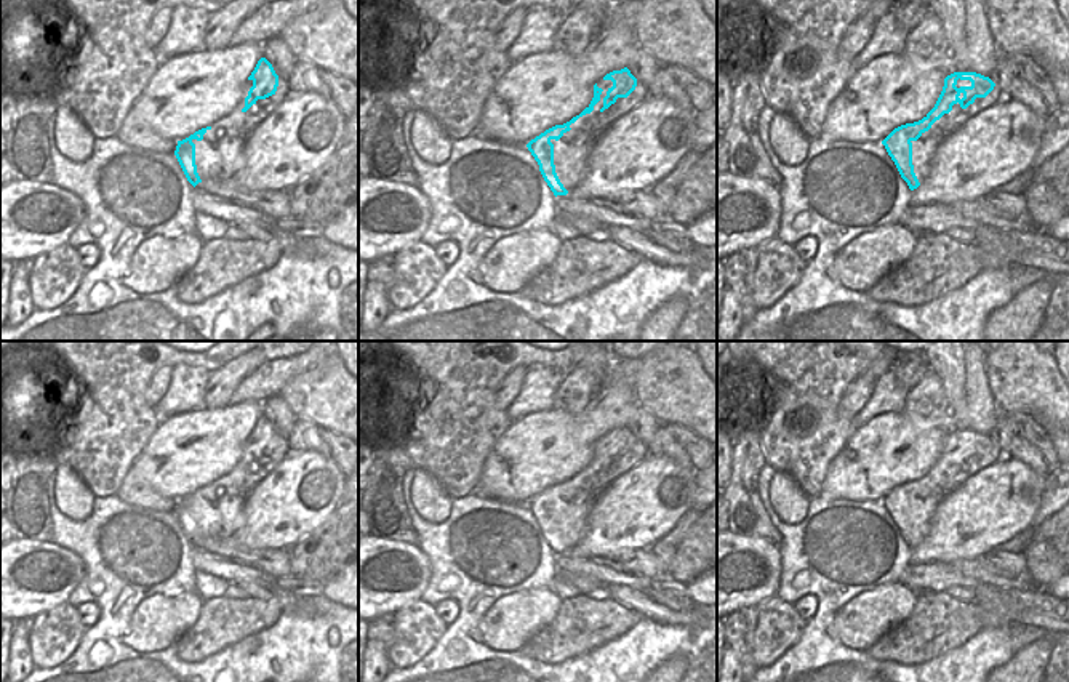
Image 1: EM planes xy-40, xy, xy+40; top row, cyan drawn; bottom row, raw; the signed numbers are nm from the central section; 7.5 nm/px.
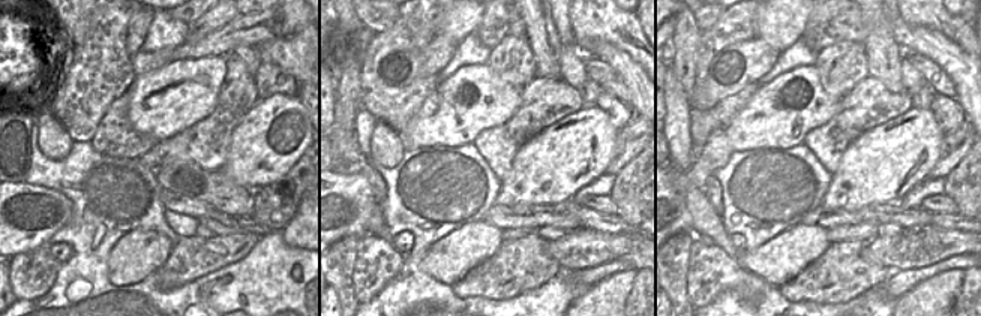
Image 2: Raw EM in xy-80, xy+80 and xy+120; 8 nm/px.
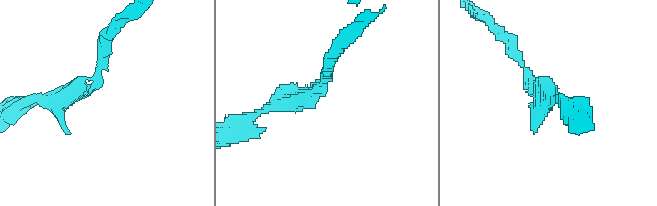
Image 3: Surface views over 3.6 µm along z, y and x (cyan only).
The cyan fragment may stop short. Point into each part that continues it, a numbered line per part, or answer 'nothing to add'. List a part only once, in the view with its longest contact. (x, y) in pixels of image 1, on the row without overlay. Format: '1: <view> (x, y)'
nothing to add

